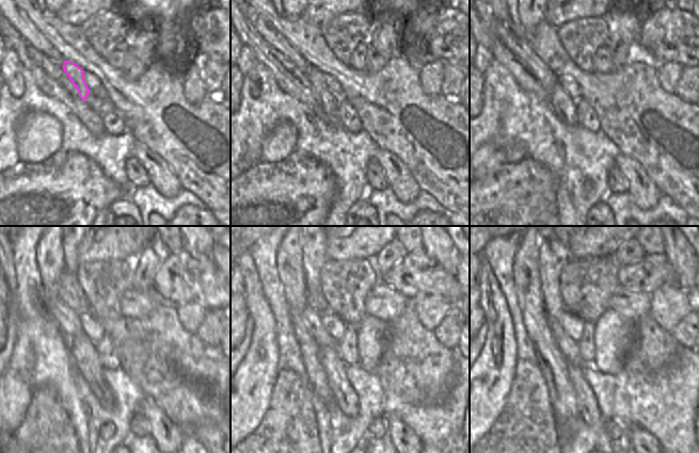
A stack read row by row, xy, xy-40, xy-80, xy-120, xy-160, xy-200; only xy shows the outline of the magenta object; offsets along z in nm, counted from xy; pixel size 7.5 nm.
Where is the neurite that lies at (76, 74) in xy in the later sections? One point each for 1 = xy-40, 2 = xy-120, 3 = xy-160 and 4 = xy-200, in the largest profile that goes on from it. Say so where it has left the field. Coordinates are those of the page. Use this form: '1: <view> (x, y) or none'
1: xy-40 (324, 98)
2: xy-120 (84, 351)
3: xy-160 (344, 394)
4: xy-200 (589, 411)

